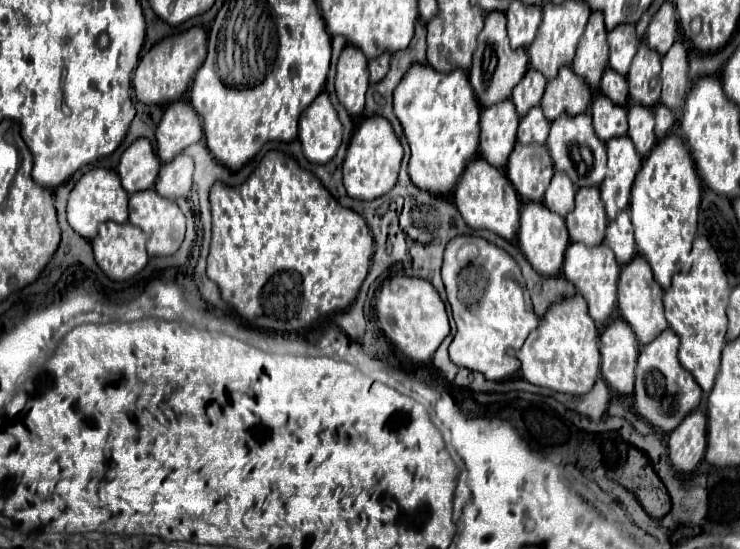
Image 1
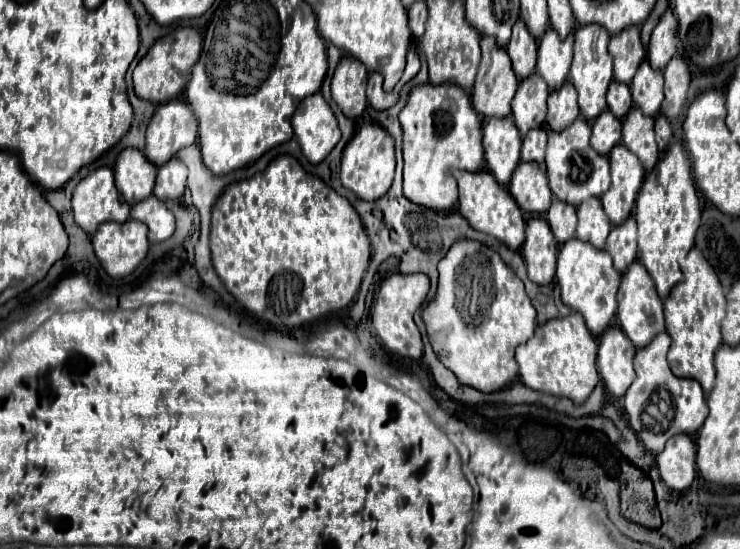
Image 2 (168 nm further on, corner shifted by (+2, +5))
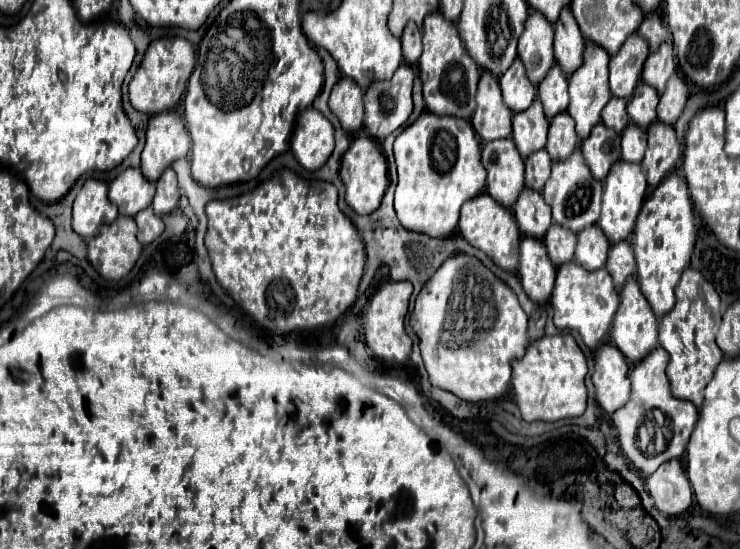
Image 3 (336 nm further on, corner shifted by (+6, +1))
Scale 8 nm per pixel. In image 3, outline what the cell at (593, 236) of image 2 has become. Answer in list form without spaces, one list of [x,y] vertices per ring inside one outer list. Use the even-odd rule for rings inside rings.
[[[588,225],[578,235],[578,245],[576,245],[574,259],[584,269],[596,271],[596,269],[604,267],[604,257],[606,257],[608,245],[610,245],[610,241],[604,237],[600,227],[598,225]]]

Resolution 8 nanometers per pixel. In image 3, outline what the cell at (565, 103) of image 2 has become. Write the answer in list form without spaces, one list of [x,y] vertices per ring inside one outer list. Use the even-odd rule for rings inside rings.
[[[562,111],[556,117],[550,119],[550,131],[548,131],[548,153],[552,159],[564,159],[570,155],[572,147],[578,145],[578,135],[574,131],[572,117]]]

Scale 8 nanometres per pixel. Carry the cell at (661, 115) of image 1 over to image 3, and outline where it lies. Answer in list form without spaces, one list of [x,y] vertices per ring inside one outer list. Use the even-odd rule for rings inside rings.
[[[654,121],[648,129],[648,151],[642,161],[650,187],[656,187],[668,175],[682,155],[676,131],[672,125]]]

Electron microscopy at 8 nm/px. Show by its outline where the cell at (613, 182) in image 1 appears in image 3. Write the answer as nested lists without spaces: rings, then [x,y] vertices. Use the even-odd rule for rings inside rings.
[[[622,159],[612,165],[608,177],[604,179],[602,211],[600,211],[600,219],[598,219],[598,227],[604,231],[604,235],[608,237],[610,243],[624,241],[630,237],[636,217],[638,217],[638,211],[642,207],[646,189],[648,189],[648,183],[646,183],[646,177],[644,177],[644,171],[640,165],[630,165]]]

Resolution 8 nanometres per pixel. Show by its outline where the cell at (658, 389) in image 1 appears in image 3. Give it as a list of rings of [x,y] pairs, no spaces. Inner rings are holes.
[[[656,347],[648,353],[642,361],[638,361],[630,371],[632,393],[624,407],[612,413],[612,423],[618,429],[618,441],[626,459],[642,471],[644,477],[654,473],[660,463],[670,461],[674,457],[682,457],[690,435],[698,421],[698,409],[692,401],[682,401],[672,397],[668,379],[666,379],[666,365],[670,357],[662,347]]]

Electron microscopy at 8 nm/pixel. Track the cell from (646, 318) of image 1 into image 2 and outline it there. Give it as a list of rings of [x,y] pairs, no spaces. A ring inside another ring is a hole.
[[[632,263],[630,269],[622,275],[622,285],[618,289],[618,323],[620,329],[628,335],[628,339],[640,349],[648,345],[658,333],[664,333],[664,313],[662,313],[662,299],[658,297],[654,283],[644,269],[642,263]]]

